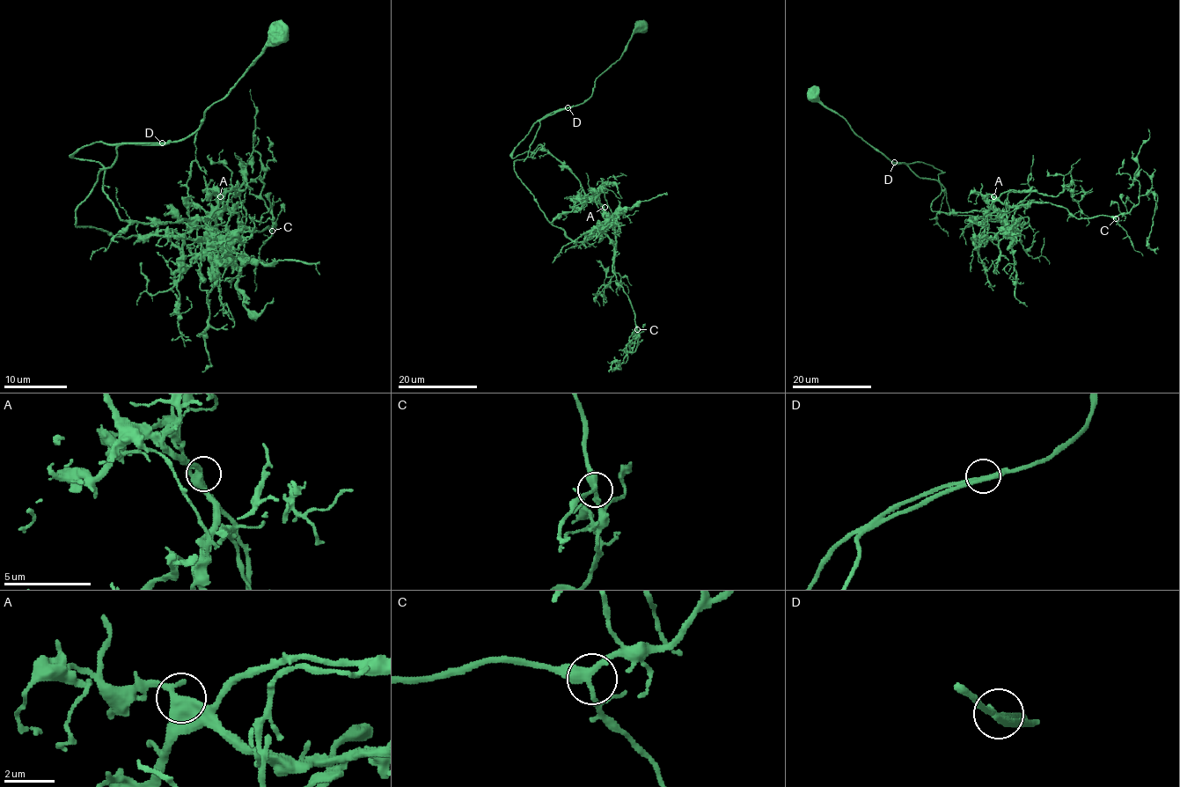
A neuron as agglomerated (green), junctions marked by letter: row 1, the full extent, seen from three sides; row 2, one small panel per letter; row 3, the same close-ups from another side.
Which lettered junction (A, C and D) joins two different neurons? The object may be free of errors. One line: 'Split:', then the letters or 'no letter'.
Split: D

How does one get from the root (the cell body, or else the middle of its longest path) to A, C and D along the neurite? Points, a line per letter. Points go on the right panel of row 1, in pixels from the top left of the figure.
A: (812, 95), (892, 163), (925, 163), (941, 171), (933, 211), (986, 211), (993, 196)
C: (812, 95), (892, 163), (941, 171), (933, 211), (1002, 215), (1050, 202), (1078, 218), (1116, 218)
D: (812, 95), (836, 111), (858, 136), (893, 163)

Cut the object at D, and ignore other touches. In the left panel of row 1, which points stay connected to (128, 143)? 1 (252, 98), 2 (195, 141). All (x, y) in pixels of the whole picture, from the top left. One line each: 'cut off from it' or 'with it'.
1: with it
2: cut off from it

